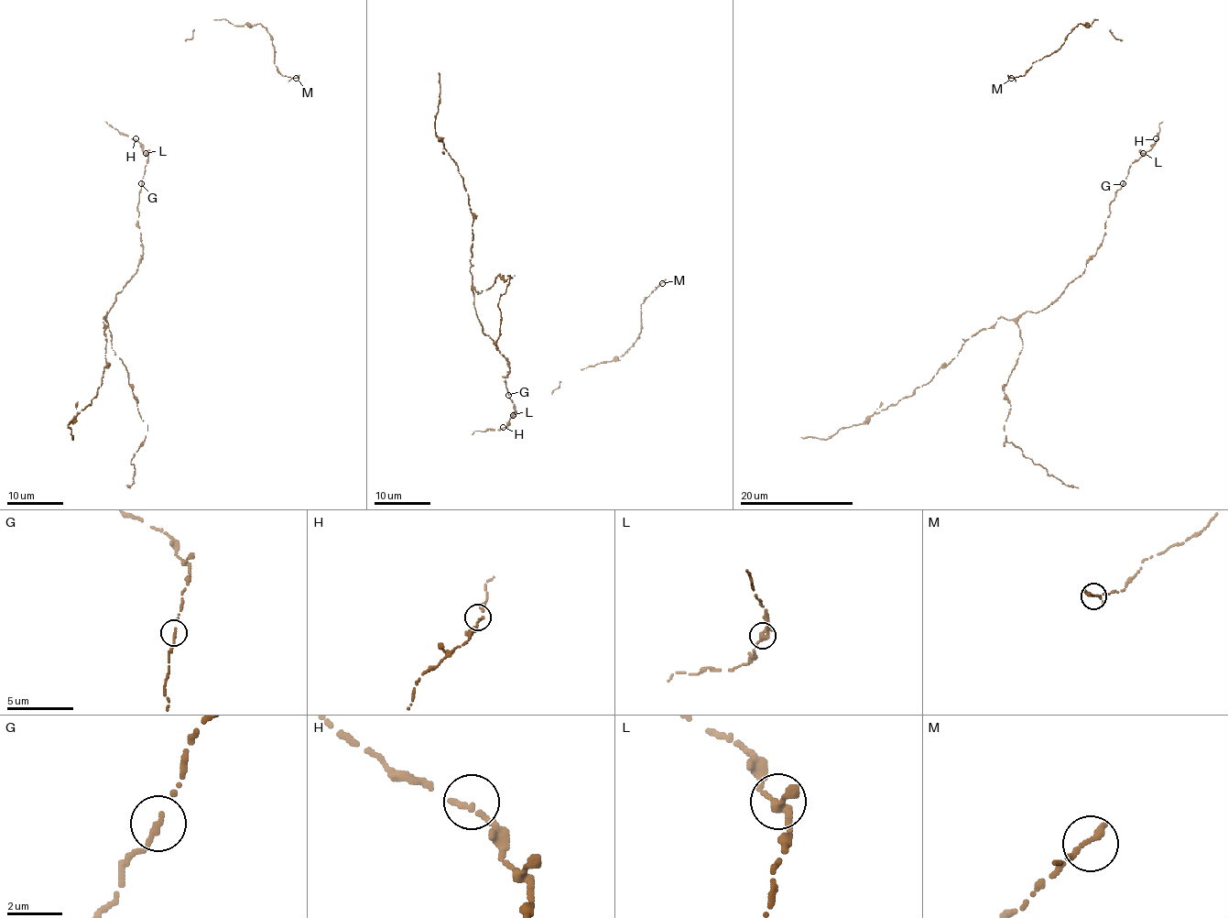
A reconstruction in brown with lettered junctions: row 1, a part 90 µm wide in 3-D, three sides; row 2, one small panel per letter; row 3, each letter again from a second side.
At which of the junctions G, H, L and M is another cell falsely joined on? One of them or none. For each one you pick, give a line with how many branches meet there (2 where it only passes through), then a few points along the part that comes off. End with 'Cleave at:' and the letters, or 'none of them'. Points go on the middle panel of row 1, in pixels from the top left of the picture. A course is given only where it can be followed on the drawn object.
Cleave at: none of them

